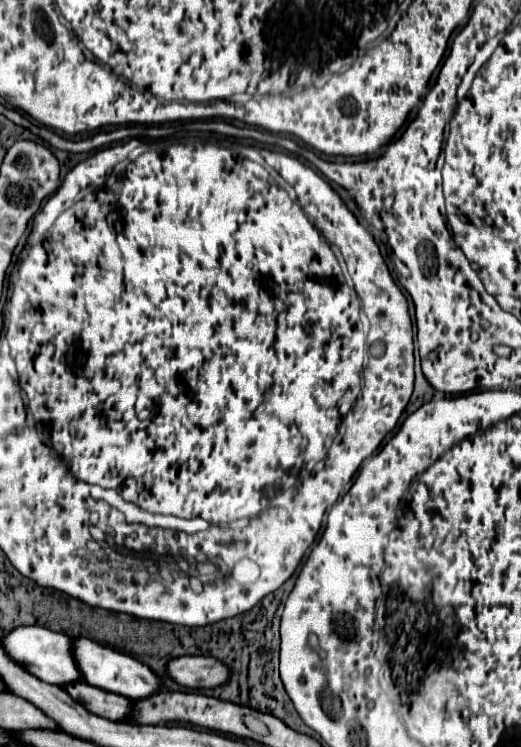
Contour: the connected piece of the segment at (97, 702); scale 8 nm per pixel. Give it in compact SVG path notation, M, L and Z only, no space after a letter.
M83 680L65 684L63 690L67 694L71 694L71 698L79 704L83 704L89 712L101 716L101 718L109 718L109 720L119 720L123 722L129 714L131 708L131 700L123 698L119 694L113 692L105 692L101 688L95 688Z

